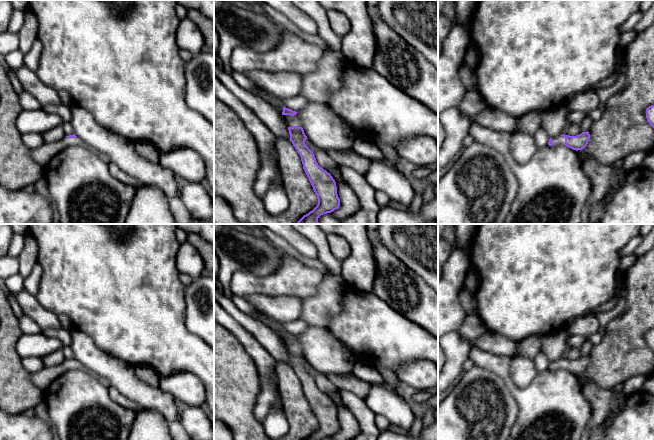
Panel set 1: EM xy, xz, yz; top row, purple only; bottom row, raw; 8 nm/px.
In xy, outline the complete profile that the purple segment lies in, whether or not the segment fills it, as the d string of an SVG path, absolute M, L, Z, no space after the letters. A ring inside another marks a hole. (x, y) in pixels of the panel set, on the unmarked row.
M73 358L65 360L56 366L44 367L42 370L32 373L30 379L34 385L45 392L56 378L68 370L88 371L84 365Z

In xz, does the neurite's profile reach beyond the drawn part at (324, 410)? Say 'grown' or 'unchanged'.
grown

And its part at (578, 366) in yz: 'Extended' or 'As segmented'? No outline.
Extended

